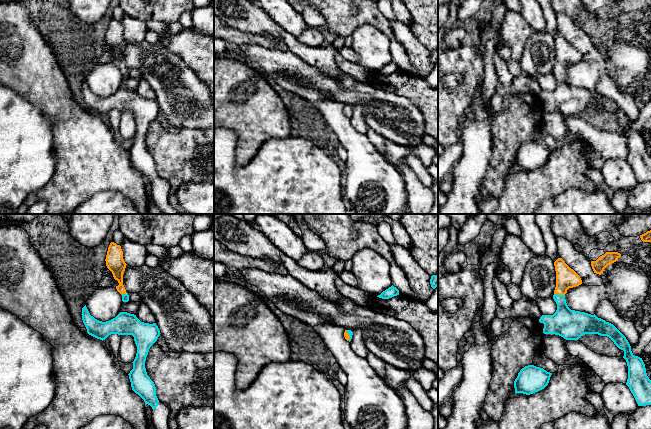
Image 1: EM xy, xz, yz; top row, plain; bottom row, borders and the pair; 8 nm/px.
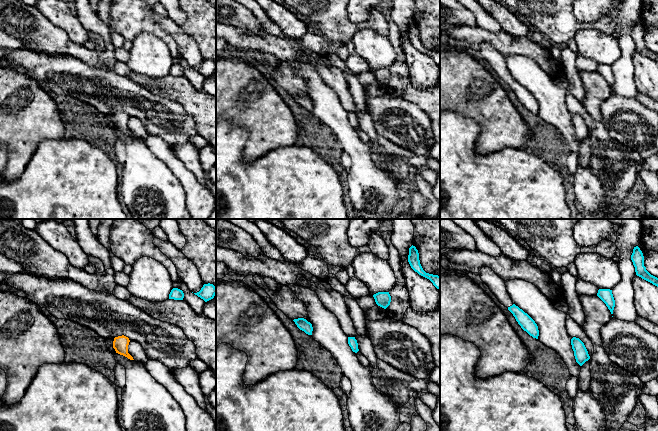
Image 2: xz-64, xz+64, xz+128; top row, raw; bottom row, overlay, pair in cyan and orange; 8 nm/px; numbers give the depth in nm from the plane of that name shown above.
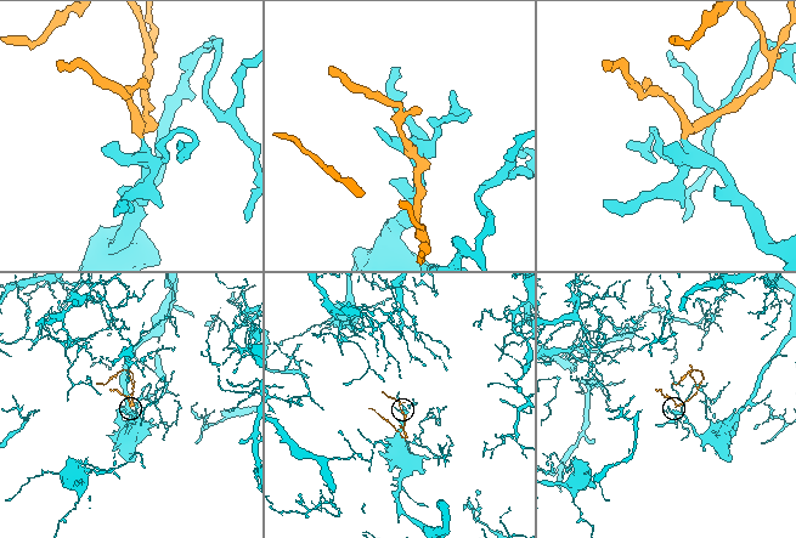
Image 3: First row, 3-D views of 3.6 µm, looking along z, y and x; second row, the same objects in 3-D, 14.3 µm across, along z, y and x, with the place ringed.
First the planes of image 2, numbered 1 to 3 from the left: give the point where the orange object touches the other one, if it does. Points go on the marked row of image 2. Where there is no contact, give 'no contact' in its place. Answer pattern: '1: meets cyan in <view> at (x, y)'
1: no contact
2: no contact
3: no contact

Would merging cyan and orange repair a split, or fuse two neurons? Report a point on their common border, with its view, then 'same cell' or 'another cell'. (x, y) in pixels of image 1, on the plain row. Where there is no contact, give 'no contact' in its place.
contact yz (559, 71); same cell

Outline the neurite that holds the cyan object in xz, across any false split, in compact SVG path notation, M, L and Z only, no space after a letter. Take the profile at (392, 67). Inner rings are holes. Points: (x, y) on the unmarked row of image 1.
M392 61L391 63L389 63L385 67L383 67L377 73L382 74L382 75L389 75L389 74L392 74L392 73L397 72L397 71L399 71L399 66Z

